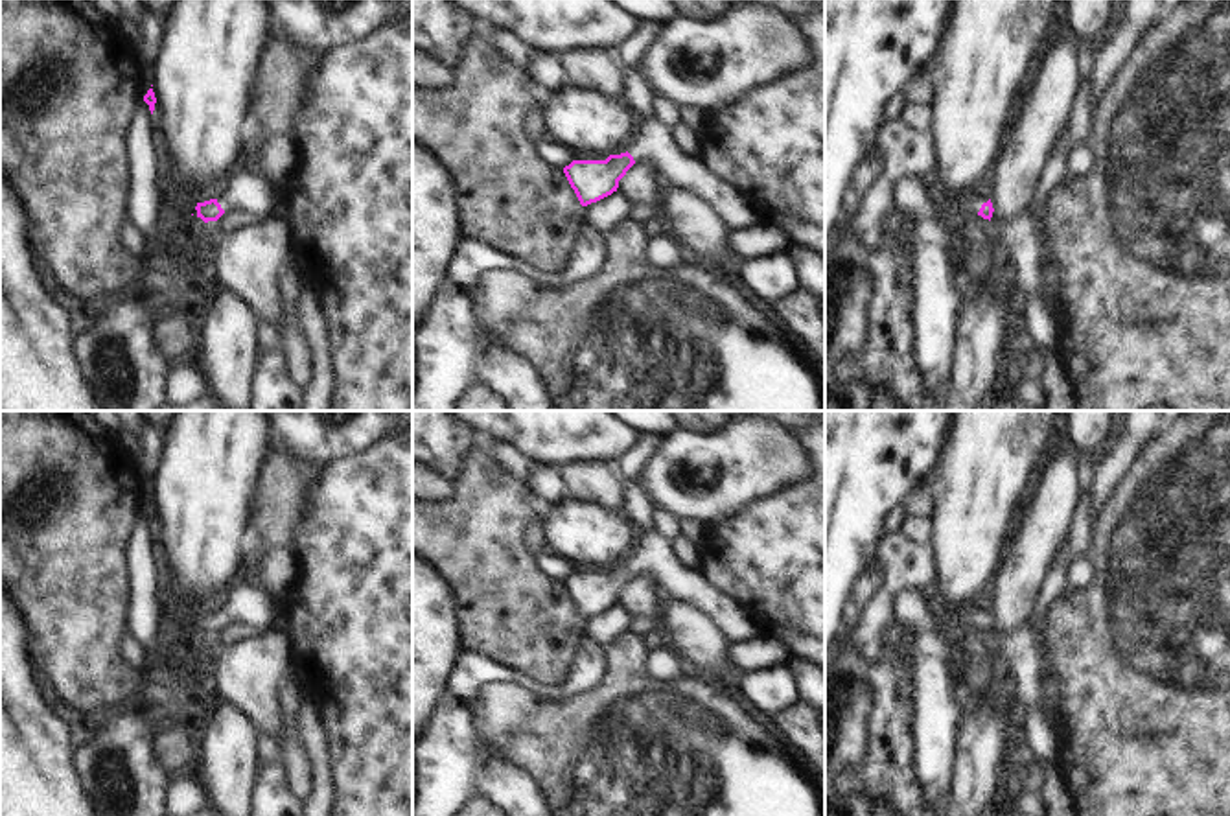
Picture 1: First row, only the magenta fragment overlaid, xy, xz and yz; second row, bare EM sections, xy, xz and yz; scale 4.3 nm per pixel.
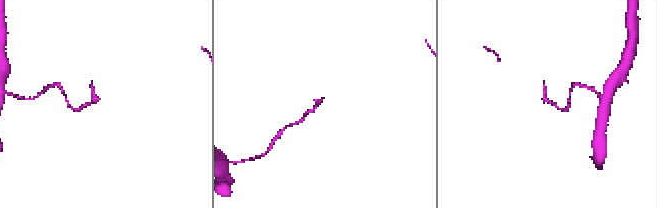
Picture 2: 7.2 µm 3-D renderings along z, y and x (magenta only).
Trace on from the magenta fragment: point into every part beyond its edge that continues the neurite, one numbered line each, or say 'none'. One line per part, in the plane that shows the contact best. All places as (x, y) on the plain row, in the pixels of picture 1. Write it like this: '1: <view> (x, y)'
1: yz (974, 608)

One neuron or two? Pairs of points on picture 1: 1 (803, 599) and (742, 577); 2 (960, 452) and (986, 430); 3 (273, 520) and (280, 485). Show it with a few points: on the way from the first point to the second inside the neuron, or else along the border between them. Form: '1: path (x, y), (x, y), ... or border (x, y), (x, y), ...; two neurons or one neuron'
1: path (789, 584), (781, 577), (757, 577); one neuron
2: path (965, 450), (980, 435); one neuron
3: path (278, 511), (280, 494); one neuron

